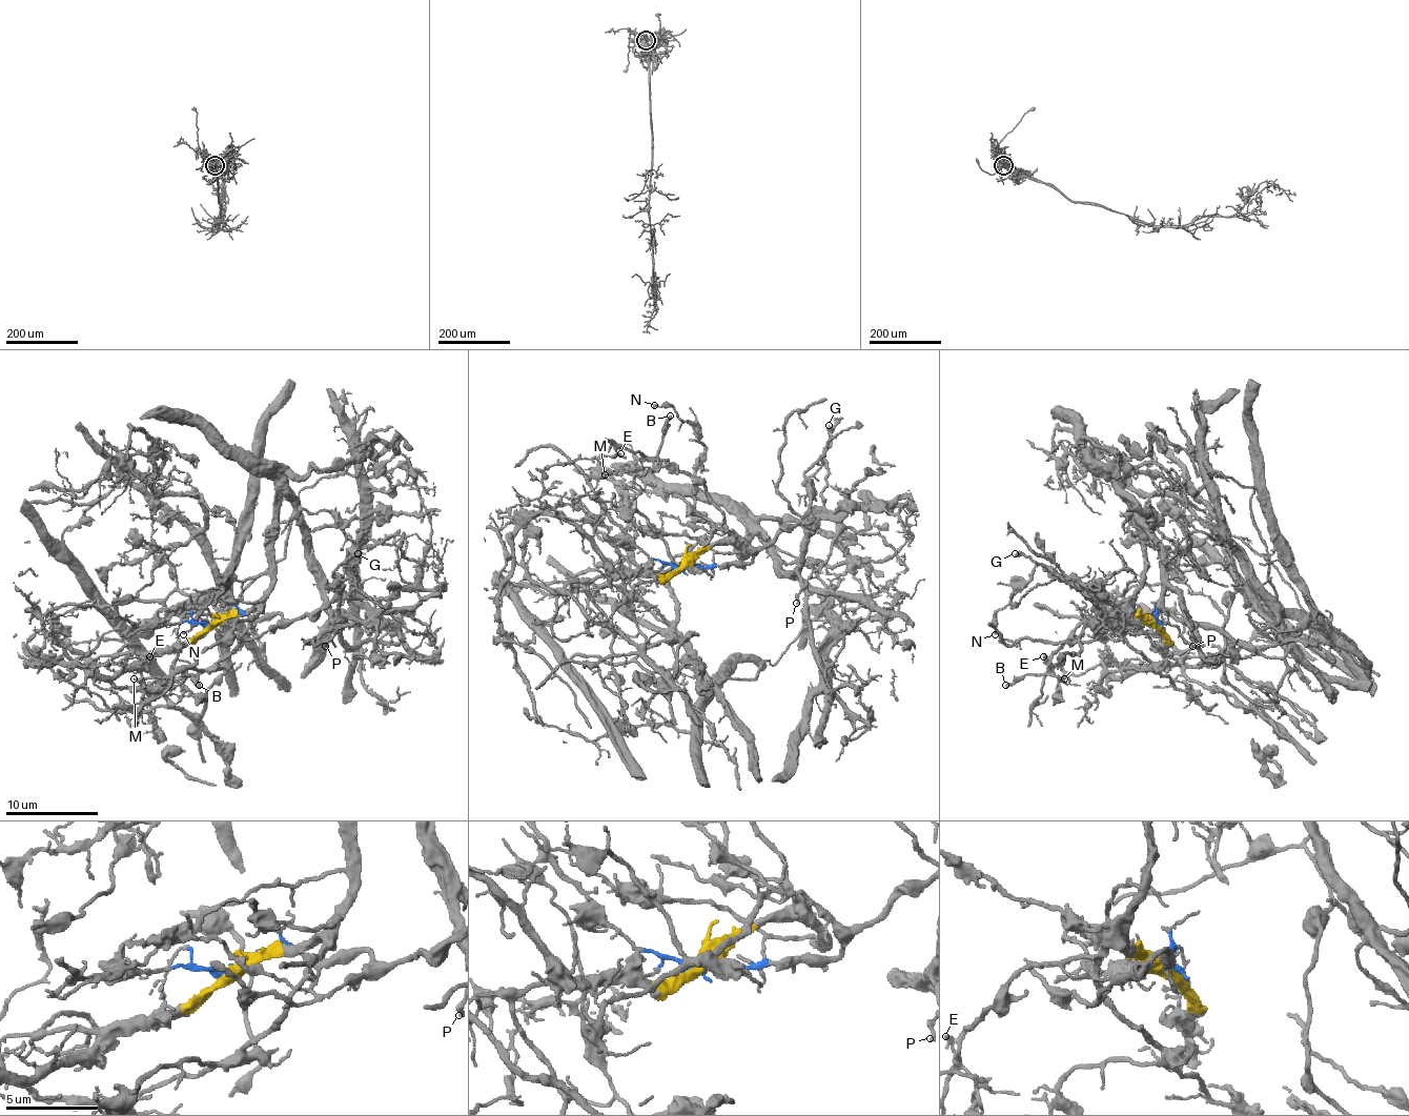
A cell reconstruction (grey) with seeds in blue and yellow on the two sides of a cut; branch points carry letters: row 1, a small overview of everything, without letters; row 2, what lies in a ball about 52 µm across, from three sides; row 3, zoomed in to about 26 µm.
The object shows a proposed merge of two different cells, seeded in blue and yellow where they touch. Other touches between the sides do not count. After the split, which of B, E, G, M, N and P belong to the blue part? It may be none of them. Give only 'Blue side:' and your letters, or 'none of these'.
Blue side: G, P

